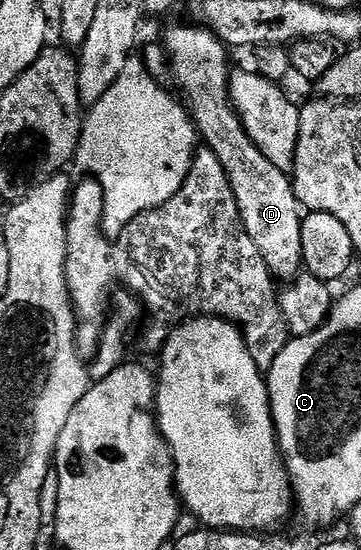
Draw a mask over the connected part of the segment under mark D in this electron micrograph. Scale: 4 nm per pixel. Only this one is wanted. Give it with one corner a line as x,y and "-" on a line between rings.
195,26
172,27
165,33
162,46
170,64
170,75
172,71
177,85
184,90
187,110
203,146
222,161
222,169
226,169
226,177
238,201
242,225
246,233
250,233
250,241
258,245
258,253
262,253
268,270
276,277
295,276
304,261
300,228
302,211
289,172
274,166
262,149
250,141
240,115
232,105
232,98
228,96
229,48
207,27

